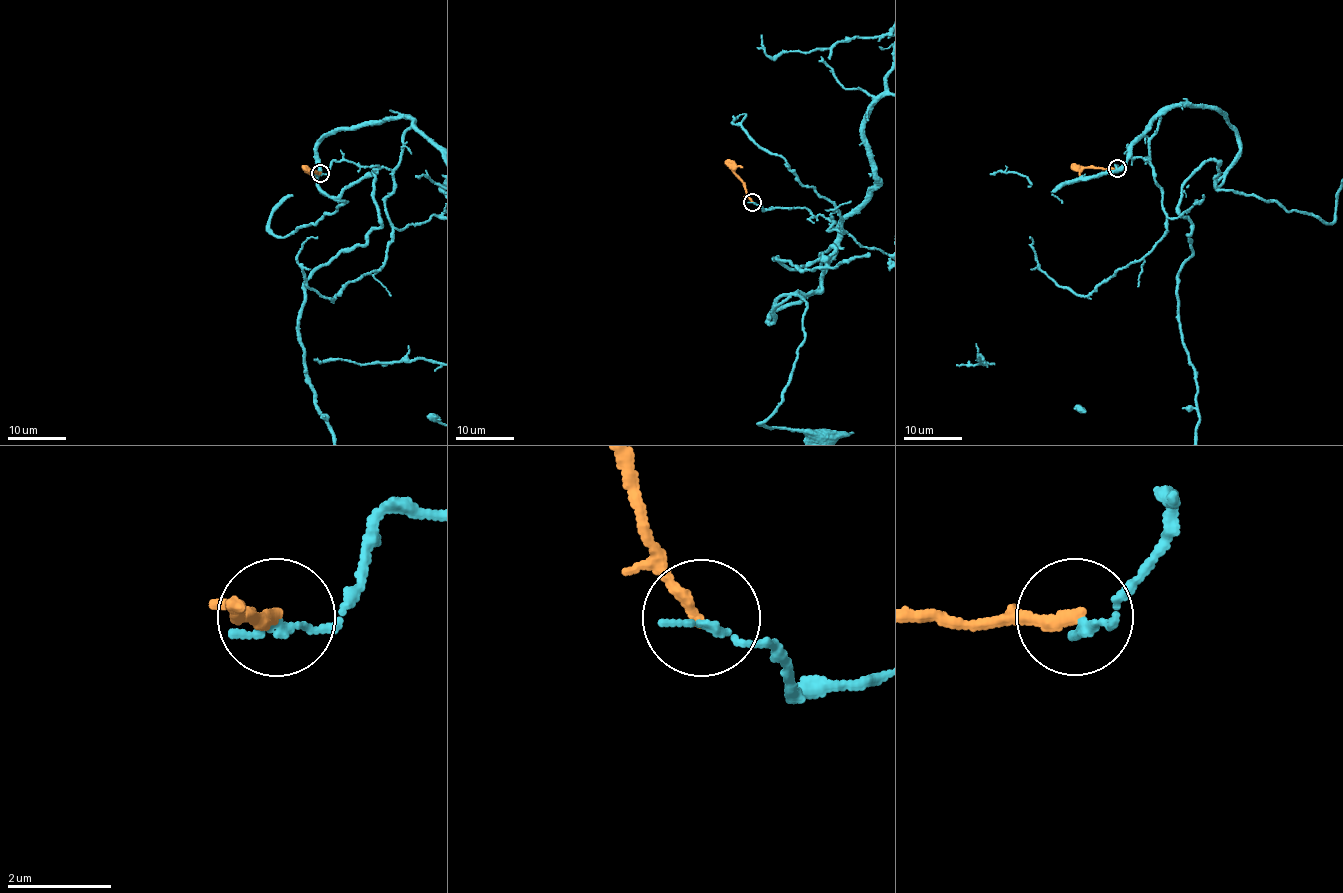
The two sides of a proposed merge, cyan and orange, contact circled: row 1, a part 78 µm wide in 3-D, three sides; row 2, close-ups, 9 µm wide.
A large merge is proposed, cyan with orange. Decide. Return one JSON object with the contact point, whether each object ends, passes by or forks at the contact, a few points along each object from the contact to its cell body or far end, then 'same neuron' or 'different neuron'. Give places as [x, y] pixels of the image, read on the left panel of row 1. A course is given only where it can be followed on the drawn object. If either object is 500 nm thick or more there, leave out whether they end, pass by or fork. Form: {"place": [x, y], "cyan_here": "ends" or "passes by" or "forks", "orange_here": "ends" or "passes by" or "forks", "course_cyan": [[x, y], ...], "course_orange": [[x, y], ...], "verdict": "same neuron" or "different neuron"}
{"place": [320, 173], "cyan_here": "ends", "orange_here": "ends", "course_cyan": [[319, 173], [392, 169], [412, 120], [338, 127], [316, 186], [346, 202], [271, 231], [289, 196], [338, 184]], "course_orange": [[320, 173], [303, 166]], "verdict": "different neuron"}

